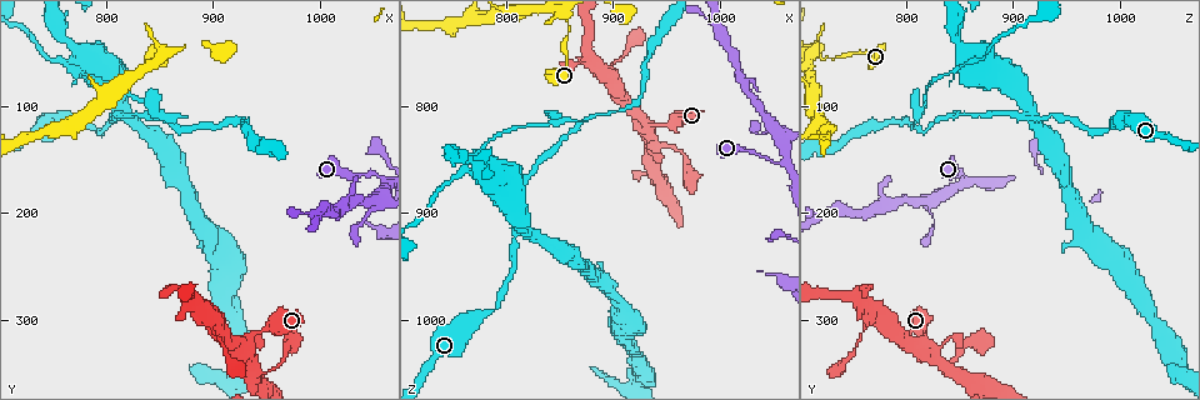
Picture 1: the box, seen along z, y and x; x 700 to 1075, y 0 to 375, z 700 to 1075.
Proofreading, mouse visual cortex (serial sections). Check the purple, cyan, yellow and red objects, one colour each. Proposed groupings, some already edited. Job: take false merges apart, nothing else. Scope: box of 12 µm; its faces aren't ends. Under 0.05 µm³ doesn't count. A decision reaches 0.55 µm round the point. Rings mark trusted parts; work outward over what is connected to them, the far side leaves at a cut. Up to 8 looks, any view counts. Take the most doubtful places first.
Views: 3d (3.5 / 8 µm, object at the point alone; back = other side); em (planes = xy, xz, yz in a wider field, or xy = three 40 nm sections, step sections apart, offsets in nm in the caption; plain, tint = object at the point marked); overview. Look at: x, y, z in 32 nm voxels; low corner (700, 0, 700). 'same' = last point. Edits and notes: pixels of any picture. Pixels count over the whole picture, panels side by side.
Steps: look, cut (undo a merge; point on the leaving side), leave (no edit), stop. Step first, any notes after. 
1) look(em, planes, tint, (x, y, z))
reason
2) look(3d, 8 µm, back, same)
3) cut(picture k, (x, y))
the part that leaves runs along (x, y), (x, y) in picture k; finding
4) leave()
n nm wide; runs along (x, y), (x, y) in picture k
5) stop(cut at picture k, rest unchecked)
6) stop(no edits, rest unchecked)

look(3d, 8 µm, (810, 110, 920))
sudden change in width

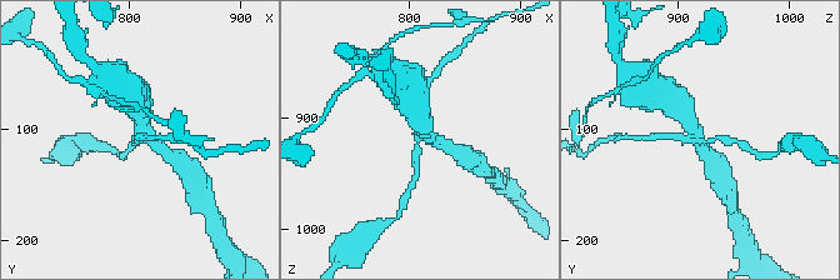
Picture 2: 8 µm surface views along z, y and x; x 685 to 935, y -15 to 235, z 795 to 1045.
look(em, xy, step 5, tint, (808, 112, 918))

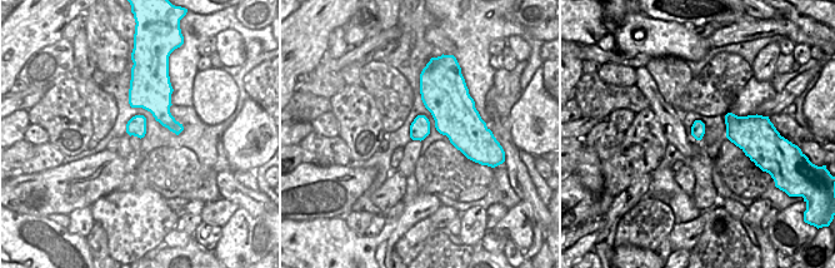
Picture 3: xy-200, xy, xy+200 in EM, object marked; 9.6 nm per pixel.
leave()
4 arms; runs along (416, 171), (418, 136), (445, 144) in picture 2; one cell here

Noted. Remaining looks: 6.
look(3d, 8 µm, (872, 120, 816))

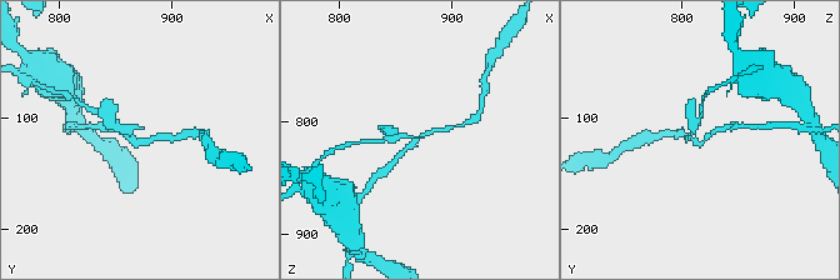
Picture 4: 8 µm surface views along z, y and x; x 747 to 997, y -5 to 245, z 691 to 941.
look(3d, 3.5 µm, (874, 124, 812))

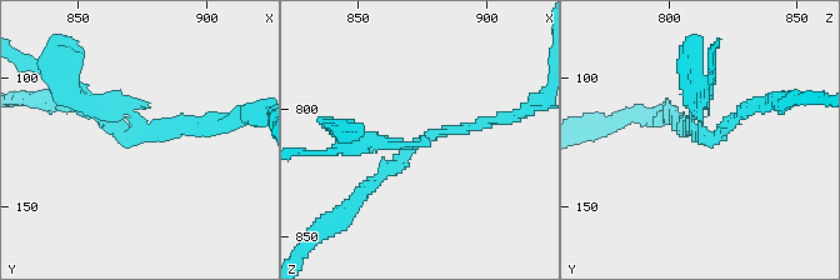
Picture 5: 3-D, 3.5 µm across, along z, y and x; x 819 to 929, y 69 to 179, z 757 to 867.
look(em, planes, tint, (873, 123, 813))
3 arms; arms of 150, 200, 200 nm

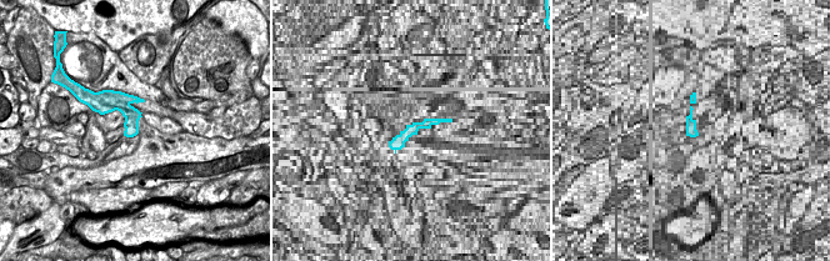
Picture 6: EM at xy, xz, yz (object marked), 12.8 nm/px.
leave()
200 nm wide; runs along (364, 194), (421, 139), (494, 120) in picture 5; one cell here

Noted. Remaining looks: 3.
look(3d, 3.5 µm, (750, 58, 868))
calibre changes

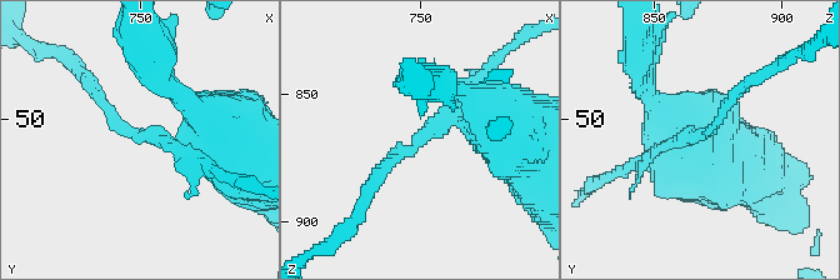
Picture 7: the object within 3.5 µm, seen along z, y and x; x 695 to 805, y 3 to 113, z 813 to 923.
look(em, xy, step 2, tint, (752, 57, 867))
arms of 150, 500 nm

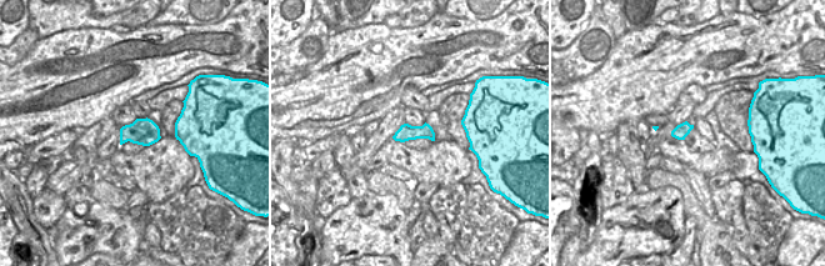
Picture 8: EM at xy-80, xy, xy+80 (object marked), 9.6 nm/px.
look(em, xy, step 3, tint, same)

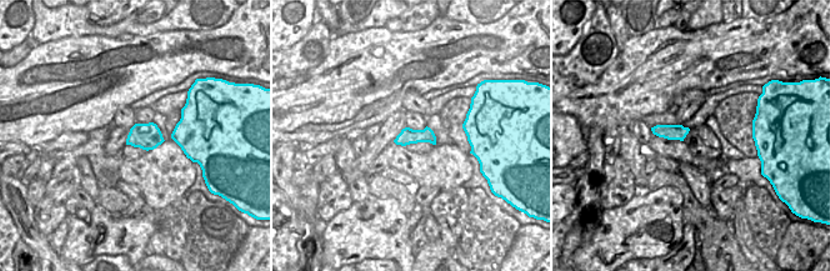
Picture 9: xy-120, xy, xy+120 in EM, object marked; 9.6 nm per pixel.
leave()
one cell here

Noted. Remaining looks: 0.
stop(no edits, rest unchecked)

